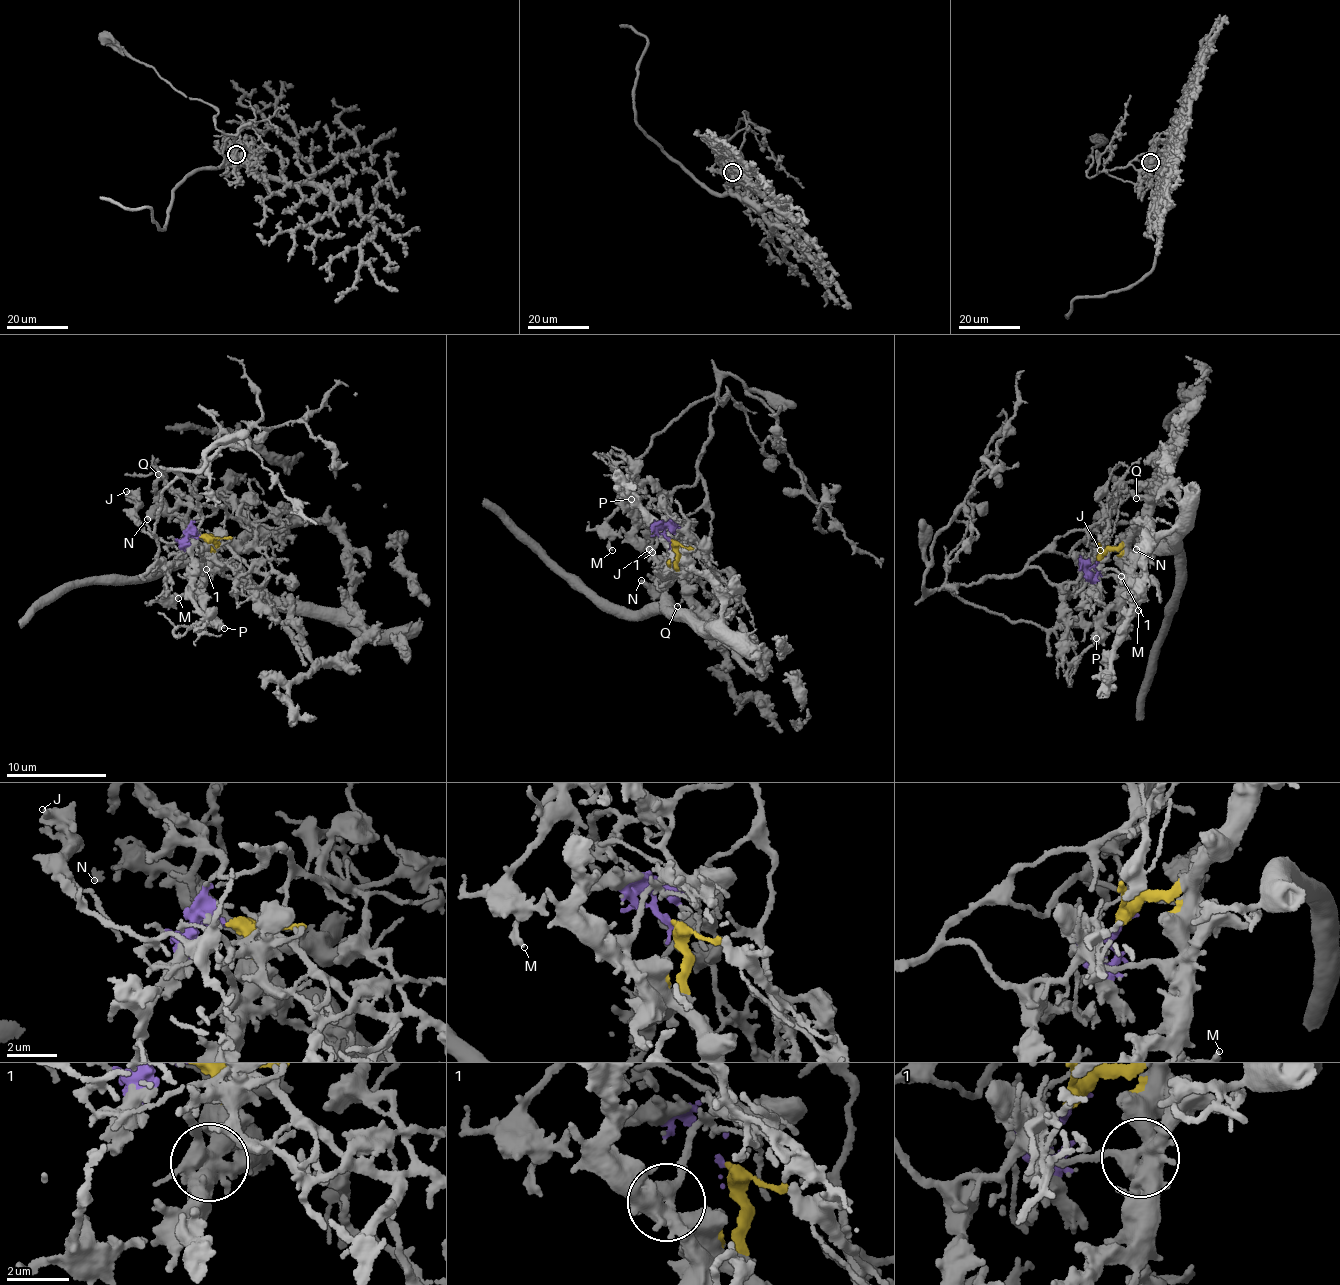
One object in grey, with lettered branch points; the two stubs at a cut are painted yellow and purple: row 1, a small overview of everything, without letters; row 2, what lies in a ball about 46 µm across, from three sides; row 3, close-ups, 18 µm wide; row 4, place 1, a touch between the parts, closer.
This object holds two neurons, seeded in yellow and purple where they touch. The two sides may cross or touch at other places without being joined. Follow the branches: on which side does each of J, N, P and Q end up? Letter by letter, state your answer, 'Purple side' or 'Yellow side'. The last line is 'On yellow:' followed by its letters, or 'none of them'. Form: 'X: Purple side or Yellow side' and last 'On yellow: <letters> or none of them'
J: Purple side
N: Yellow side
P: Yellow side
Q: Purple side
On yellow: N, P

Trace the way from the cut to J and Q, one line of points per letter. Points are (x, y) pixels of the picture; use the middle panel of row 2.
J: (671, 541), (656, 532), (649, 523), (649, 498), (643, 497), (641, 508), (649, 550)
Q: (671, 541), (665, 534), (667, 527), (681, 522), (691, 527), (691, 548), (683, 563), (687, 577), (677, 606)

